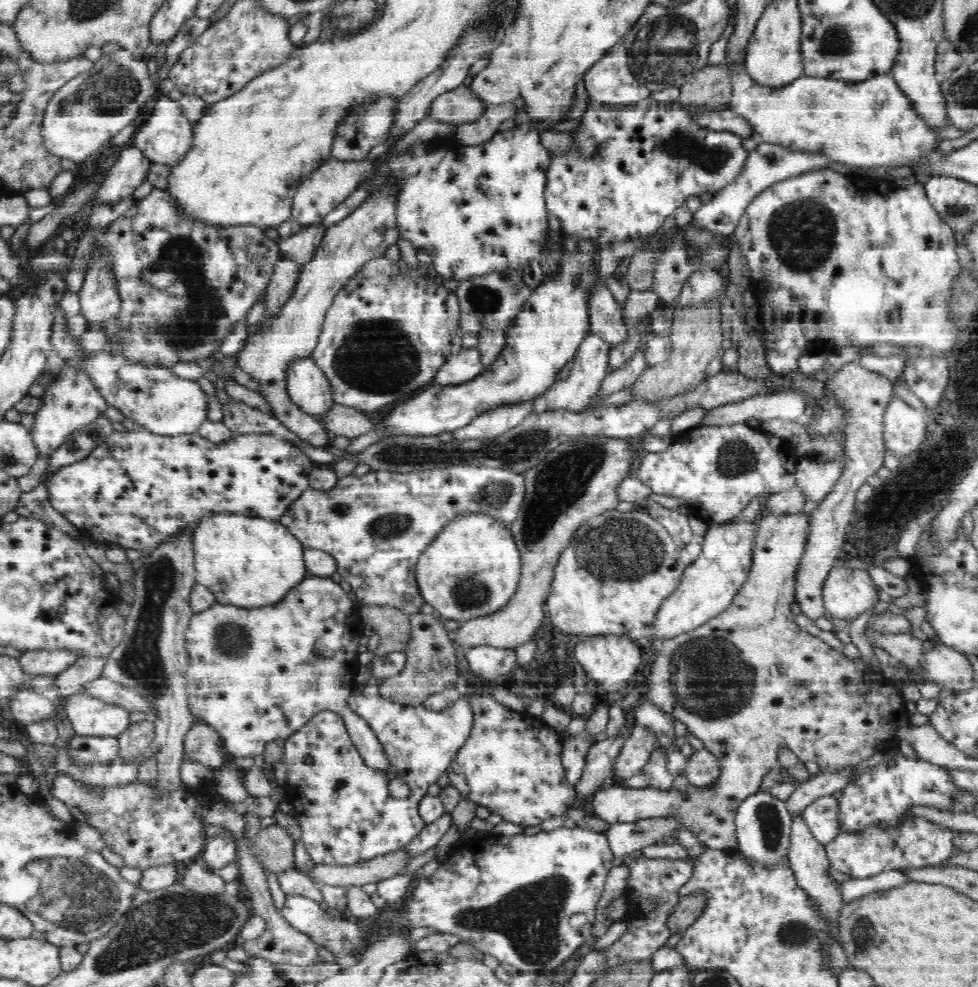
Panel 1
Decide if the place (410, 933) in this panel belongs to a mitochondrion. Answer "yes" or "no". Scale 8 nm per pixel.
no

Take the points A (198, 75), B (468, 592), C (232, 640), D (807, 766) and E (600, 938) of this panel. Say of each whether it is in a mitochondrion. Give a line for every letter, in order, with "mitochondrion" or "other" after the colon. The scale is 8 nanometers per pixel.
A: other
B: mitochondrion
C: mitochondrion
D: other
E: other

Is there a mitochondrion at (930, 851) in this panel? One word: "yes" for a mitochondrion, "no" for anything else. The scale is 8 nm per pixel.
no

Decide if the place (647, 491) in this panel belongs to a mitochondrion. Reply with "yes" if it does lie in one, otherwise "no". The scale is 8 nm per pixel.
no

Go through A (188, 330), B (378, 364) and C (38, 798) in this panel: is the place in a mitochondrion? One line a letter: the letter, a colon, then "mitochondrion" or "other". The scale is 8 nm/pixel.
A: mitochondrion
B: mitochondrion
C: other

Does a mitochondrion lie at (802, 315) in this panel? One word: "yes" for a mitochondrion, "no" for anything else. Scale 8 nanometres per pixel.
no

